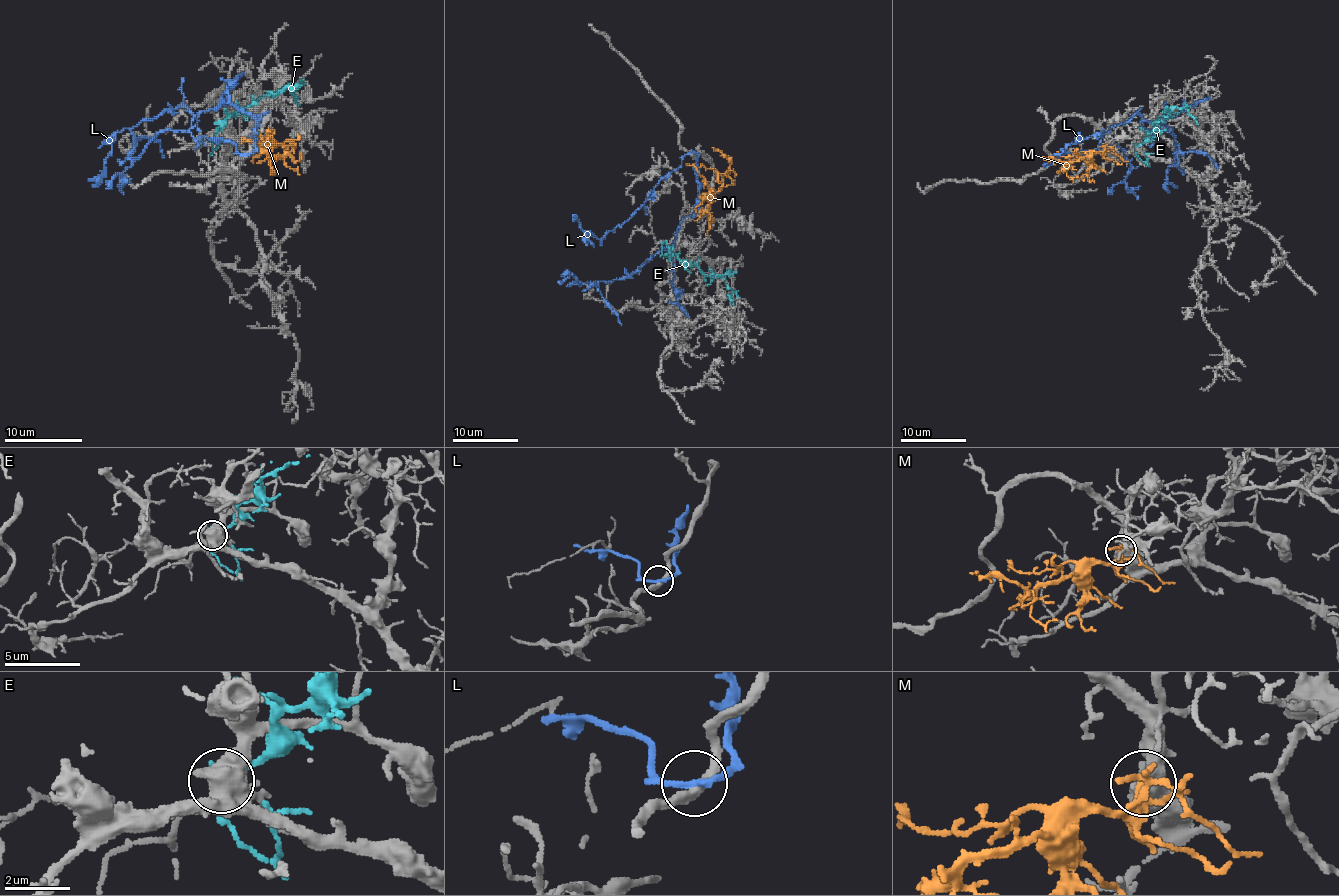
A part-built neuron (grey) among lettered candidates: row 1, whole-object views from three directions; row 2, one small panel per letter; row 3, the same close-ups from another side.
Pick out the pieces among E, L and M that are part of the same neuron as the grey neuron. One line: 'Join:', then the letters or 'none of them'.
Join: M

